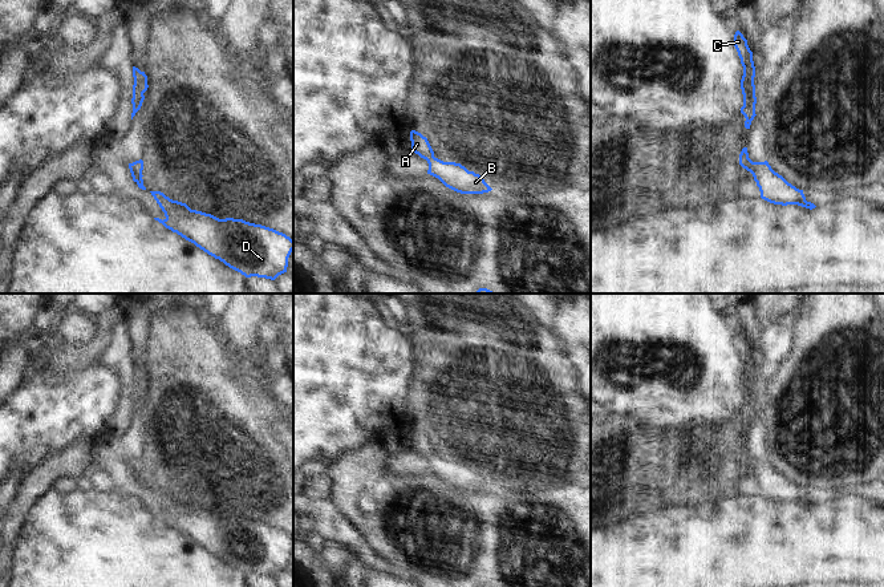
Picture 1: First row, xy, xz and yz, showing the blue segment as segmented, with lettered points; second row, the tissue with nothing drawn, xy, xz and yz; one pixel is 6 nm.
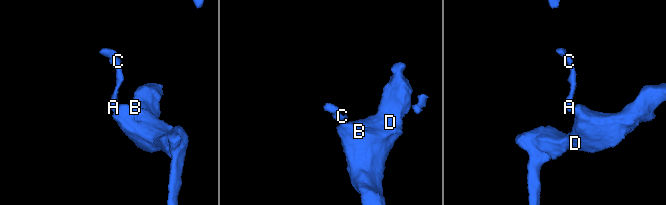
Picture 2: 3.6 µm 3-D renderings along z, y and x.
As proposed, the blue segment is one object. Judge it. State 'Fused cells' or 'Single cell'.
Single cell.

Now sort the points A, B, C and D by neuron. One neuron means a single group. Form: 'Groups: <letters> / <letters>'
Groups: A B C D.

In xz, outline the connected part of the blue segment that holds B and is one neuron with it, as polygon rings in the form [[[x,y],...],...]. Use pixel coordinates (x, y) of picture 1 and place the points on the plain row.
[[[411,428],[410,438],[411,449],[427,458],[427,471],[438,475],[446,485],[461,491],[483,491],[492,487],[484,479],[483,473],[469,469],[461,461],[443,460],[435,456],[427,436],[421,430]]]

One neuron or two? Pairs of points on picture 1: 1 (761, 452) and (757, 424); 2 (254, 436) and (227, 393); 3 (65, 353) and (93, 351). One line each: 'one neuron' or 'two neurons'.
1: one neuron
2: one neuron
3: one neuron

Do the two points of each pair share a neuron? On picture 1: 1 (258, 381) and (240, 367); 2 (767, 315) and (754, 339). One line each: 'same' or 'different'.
1: same
2: different

